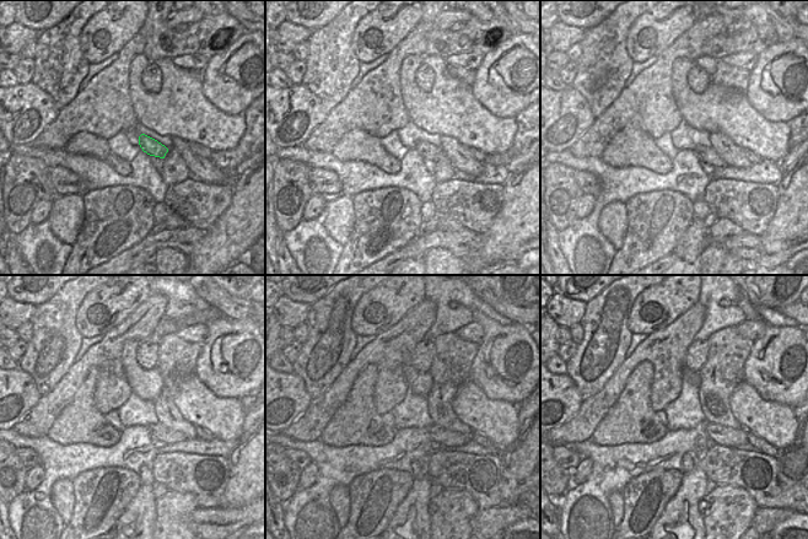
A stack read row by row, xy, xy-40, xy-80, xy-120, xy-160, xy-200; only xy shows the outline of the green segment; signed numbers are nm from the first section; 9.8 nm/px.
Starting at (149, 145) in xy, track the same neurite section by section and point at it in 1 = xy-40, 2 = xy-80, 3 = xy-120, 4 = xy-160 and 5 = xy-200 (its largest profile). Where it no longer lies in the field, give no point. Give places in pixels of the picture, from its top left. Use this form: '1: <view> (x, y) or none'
1: xy-40 (426, 150)
2: xy-80 (705, 154)
3: xy-120 (160, 431)
4: xy-160 (445, 437)
5: xy-200 (721, 435)

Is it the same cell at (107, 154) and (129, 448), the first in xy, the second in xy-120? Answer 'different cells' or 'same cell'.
different cells

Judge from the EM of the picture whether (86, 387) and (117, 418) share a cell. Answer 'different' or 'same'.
different

